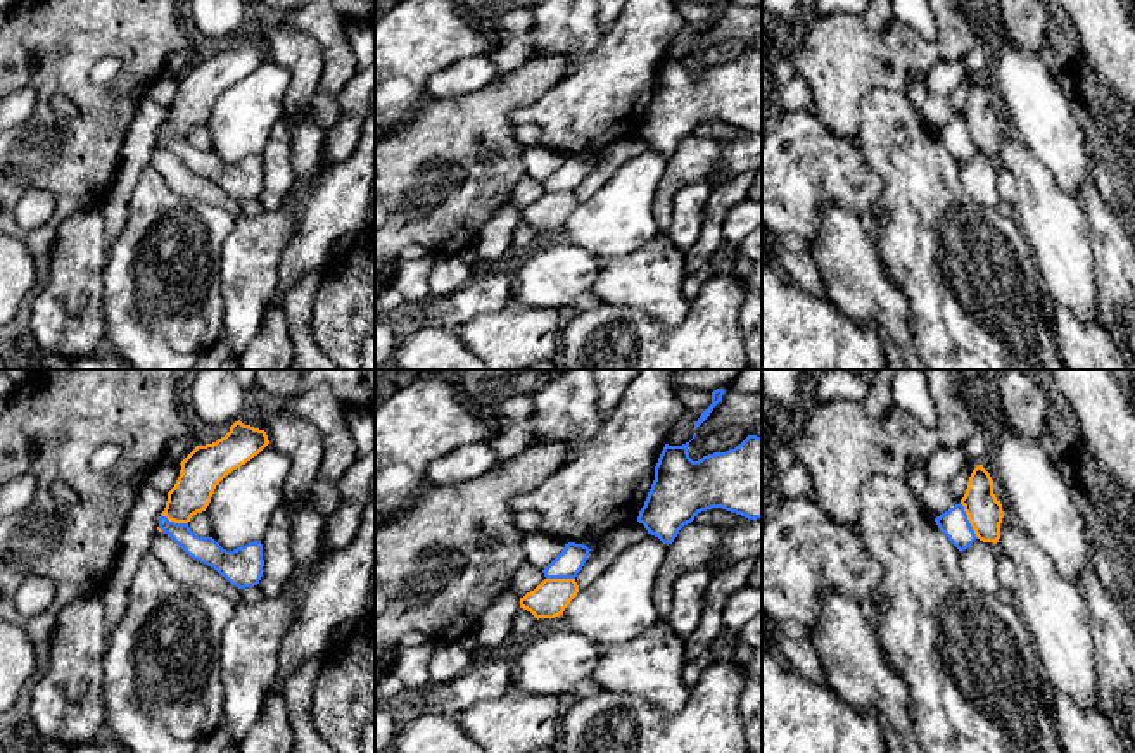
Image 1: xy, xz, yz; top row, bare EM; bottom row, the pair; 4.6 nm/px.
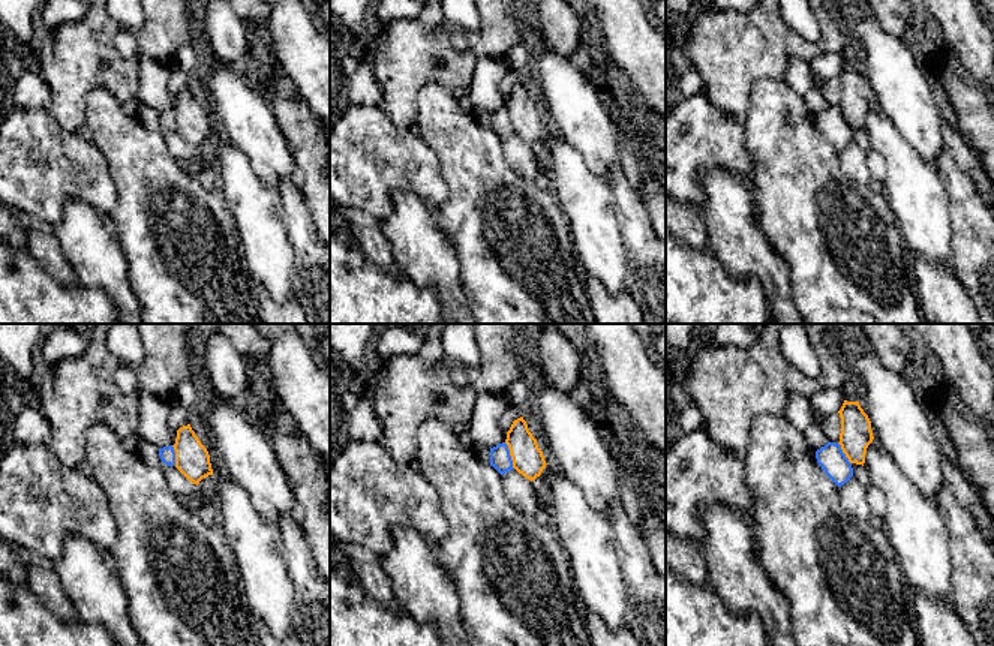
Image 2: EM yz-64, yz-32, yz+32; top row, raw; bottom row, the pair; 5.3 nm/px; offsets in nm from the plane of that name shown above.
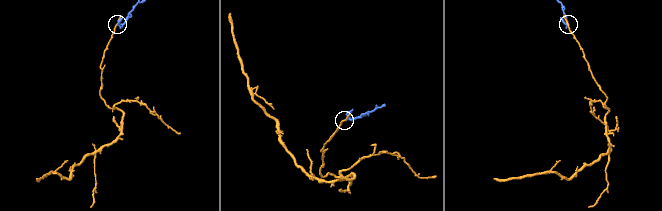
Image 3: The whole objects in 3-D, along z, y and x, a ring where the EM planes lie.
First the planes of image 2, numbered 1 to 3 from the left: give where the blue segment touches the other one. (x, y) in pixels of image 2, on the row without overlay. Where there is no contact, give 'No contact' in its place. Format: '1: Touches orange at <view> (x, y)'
1: Touches orange at yz-64 (176, 120)
2: Touches orange at yz-32 (510, 119)
3: Touches orange at yz+32 (843, 116)

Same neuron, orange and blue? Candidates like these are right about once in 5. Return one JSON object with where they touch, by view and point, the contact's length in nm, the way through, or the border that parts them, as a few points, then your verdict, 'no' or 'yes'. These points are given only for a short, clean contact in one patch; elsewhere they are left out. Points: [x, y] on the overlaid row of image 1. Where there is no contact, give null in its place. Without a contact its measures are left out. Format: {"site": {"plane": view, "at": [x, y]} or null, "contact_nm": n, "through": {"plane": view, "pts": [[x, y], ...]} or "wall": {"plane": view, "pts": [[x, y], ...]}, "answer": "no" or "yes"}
{"site": {"plane": "yz", "at": [968, 518]}, "contact_nm": 190, "wall": {"plane": "yz", "pts": [[959, 503], [978, 537]]}, "answer": "no"}

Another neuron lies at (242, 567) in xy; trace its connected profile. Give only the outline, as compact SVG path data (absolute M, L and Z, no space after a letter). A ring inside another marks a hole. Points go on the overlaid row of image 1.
M162 515L159 516L159 528L190 558L214 568L231 585L245 589L259 584L264 566L261 541L226 551L212 537L195 535L188 523L174 523Z

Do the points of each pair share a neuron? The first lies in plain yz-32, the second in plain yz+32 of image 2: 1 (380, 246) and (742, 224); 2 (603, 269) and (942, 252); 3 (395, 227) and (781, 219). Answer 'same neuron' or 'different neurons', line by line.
1: different neurons
2: same neuron
3: different neurons

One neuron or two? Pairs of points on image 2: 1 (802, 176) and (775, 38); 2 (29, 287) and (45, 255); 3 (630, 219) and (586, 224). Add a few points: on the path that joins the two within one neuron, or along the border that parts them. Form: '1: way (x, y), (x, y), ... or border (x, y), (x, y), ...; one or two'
1: border (783, 80), (759, 78), (751, 86), (750, 93); two
2: border (27, 249), (56, 279), (69, 284); two
3: border (609, 186), (613, 195), (621, 242), (627, 255); two

